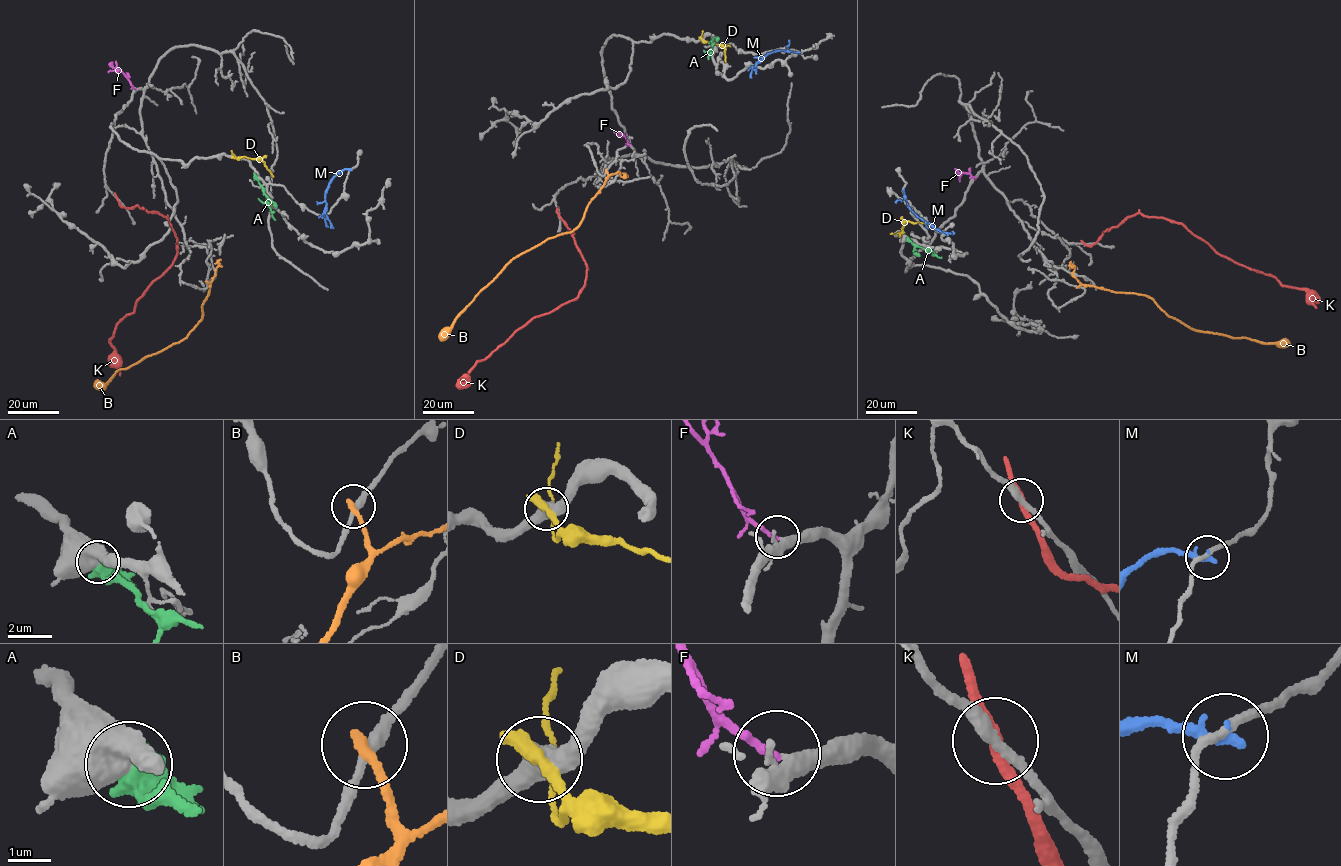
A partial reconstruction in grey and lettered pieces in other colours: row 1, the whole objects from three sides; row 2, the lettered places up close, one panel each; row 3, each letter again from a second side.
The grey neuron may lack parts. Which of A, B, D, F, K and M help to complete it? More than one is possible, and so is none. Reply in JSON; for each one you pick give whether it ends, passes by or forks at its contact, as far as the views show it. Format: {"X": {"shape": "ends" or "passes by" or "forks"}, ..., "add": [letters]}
{"F": {"shape": "ends"}, "add": ["F"]}

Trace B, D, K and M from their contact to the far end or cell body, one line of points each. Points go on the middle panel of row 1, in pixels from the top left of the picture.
B: (606, 170), (608, 178), (588, 204), (580, 224), (511, 259), (450, 327), (444, 329), (440, 339)
D: (701, 38), (723, 47), (725, 62)
K: (557, 208), (586, 264), (584, 287), (577, 298), (530, 319), (476, 362), (468, 379), (462, 379)
M: (799, 52), (777, 50), (767, 54), (752, 67), (751, 76)

